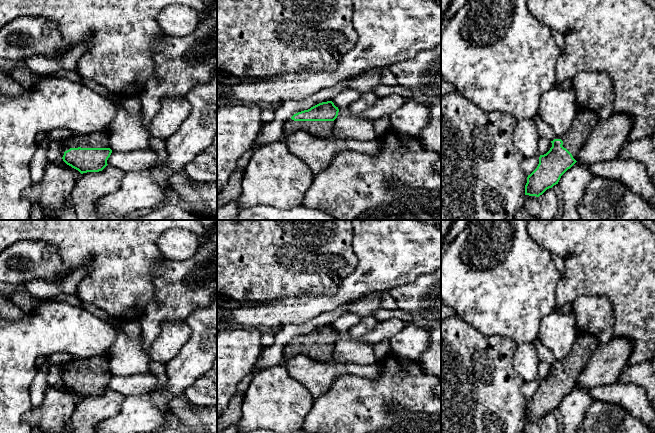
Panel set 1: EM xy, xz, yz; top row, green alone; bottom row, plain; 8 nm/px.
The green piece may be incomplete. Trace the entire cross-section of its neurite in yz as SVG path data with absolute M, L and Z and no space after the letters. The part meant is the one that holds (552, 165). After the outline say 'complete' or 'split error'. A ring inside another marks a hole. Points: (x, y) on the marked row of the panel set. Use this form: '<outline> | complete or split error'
M581 110L571 128L551 141L550 150L539 157L537 168L527 177L525 195L539 197L558 184L561 176L577 161L578 153L599 122L594 111Z | split error

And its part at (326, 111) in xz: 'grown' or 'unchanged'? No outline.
grown

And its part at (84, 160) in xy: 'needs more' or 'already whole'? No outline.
needs more

